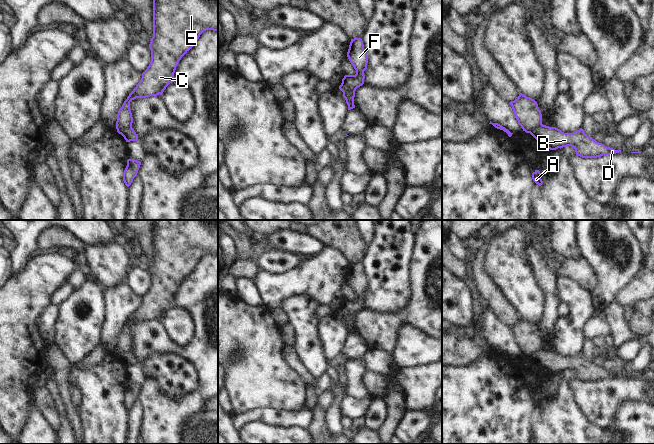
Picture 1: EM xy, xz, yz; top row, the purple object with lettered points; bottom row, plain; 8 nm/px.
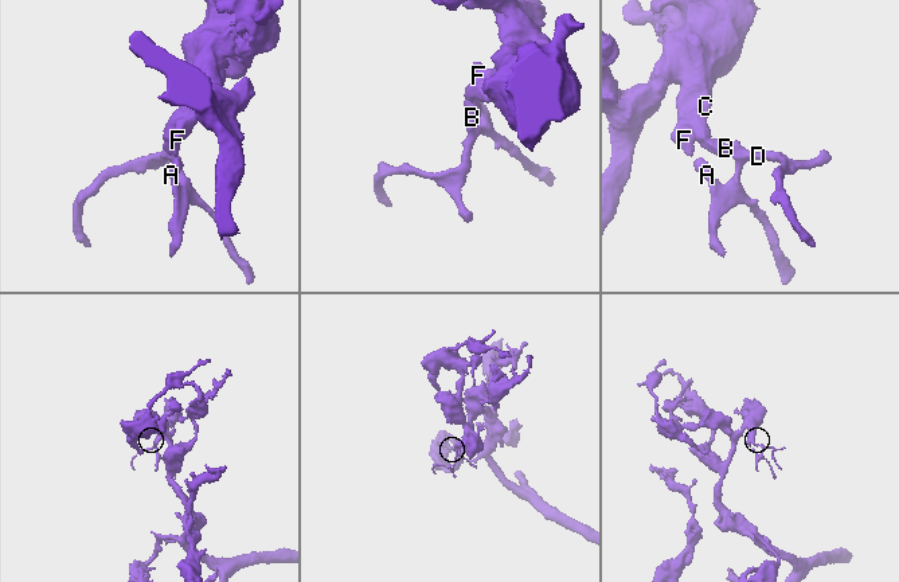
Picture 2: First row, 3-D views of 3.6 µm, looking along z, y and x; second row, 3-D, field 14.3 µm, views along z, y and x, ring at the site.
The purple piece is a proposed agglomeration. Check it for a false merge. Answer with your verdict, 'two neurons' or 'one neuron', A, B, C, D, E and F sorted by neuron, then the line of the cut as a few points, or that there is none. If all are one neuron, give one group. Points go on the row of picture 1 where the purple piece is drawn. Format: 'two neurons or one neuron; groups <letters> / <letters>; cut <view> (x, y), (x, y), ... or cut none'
two neurons; groups A B D / C E F; cut xy (131, 126), (117, 129)

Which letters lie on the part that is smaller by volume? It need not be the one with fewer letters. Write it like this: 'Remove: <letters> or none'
Remove: A, B, D

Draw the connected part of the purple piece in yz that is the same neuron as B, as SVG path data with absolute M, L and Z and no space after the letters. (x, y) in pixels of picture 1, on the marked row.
M542 124L535 127L530 134L550 150L571 146L575 149L576 155L582 158L597 158L621 152L595 141L587 136L582 128L573 133L564 133L556 127Z

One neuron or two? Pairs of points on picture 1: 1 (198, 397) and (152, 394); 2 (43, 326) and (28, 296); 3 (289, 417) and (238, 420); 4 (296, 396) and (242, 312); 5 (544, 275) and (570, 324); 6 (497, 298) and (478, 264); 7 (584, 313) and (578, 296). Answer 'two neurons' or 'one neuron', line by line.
1: one neuron
2: two neurons
3: one neuron
4: one neuron
5: two neurons
6: one neuron
7: one neuron

